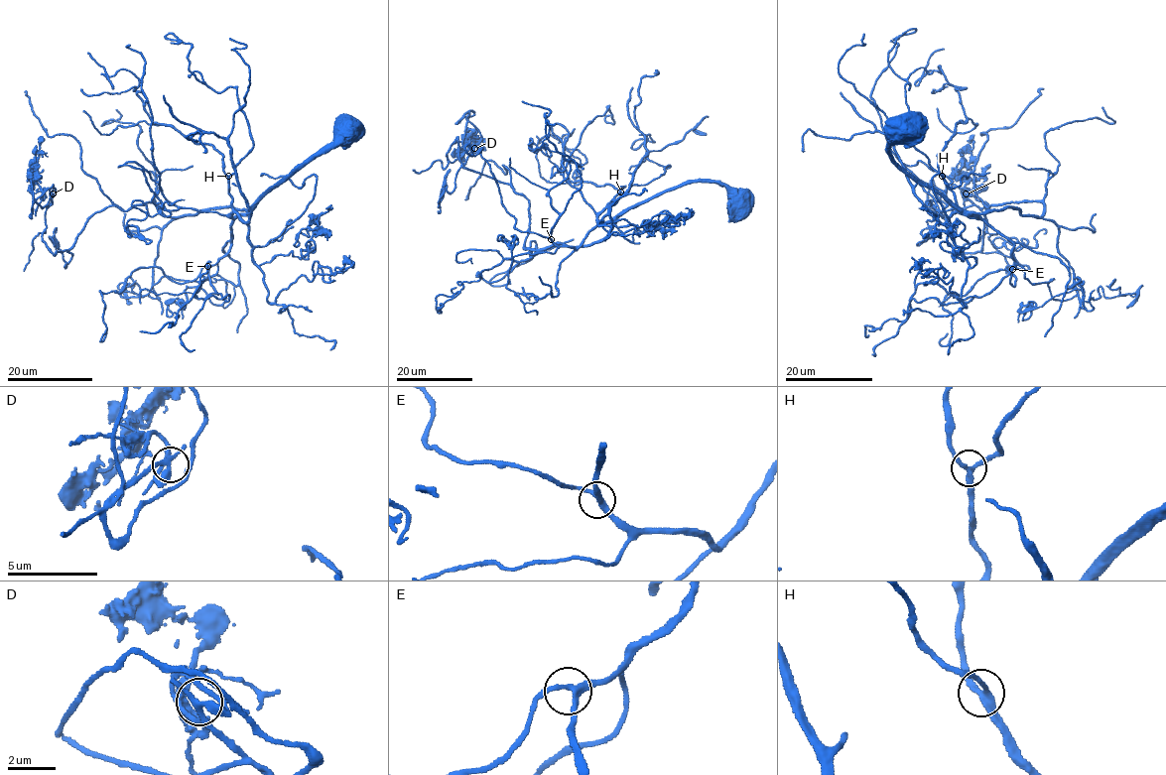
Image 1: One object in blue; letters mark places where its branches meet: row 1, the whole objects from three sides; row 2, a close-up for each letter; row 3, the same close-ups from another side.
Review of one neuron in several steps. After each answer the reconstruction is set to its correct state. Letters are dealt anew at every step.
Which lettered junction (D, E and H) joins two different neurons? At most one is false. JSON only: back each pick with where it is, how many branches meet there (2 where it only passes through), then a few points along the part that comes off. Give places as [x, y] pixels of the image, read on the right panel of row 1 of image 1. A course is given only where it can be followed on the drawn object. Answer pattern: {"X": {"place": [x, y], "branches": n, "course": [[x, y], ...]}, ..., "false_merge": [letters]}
{"false_merge": []}

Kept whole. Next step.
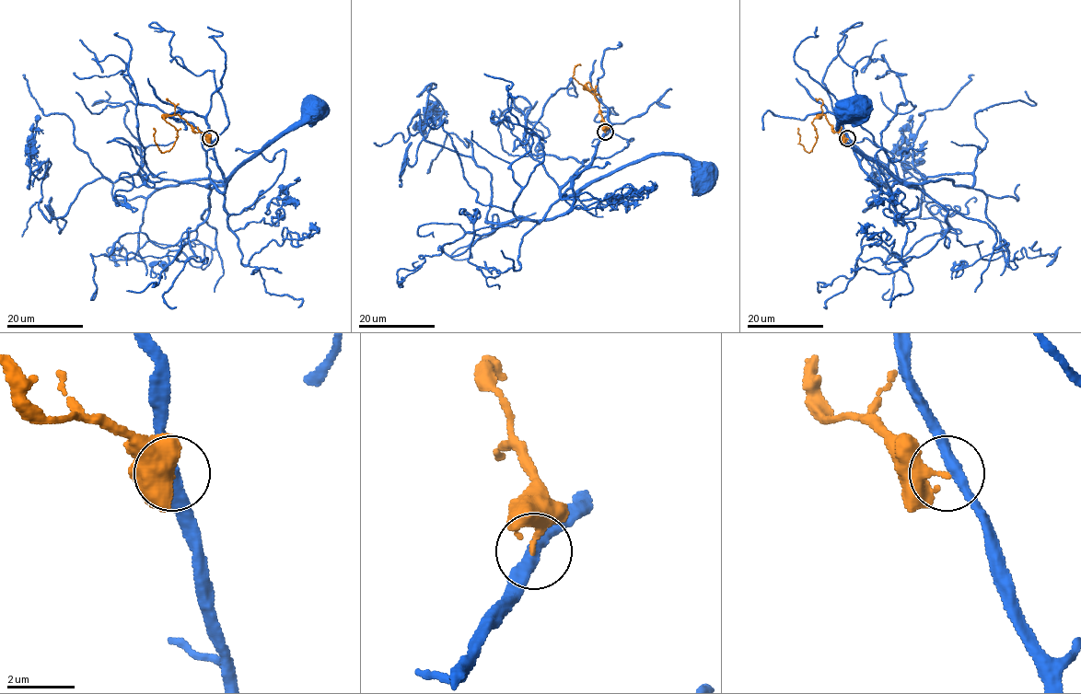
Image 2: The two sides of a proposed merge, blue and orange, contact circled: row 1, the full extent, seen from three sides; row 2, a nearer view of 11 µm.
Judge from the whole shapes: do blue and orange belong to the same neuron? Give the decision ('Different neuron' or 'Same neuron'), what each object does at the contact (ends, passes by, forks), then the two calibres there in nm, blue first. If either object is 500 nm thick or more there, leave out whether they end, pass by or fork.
Different neuron. At the ring blue passes by. At the ring orange ends. Thickness 320 nm (blue) against 280 nm

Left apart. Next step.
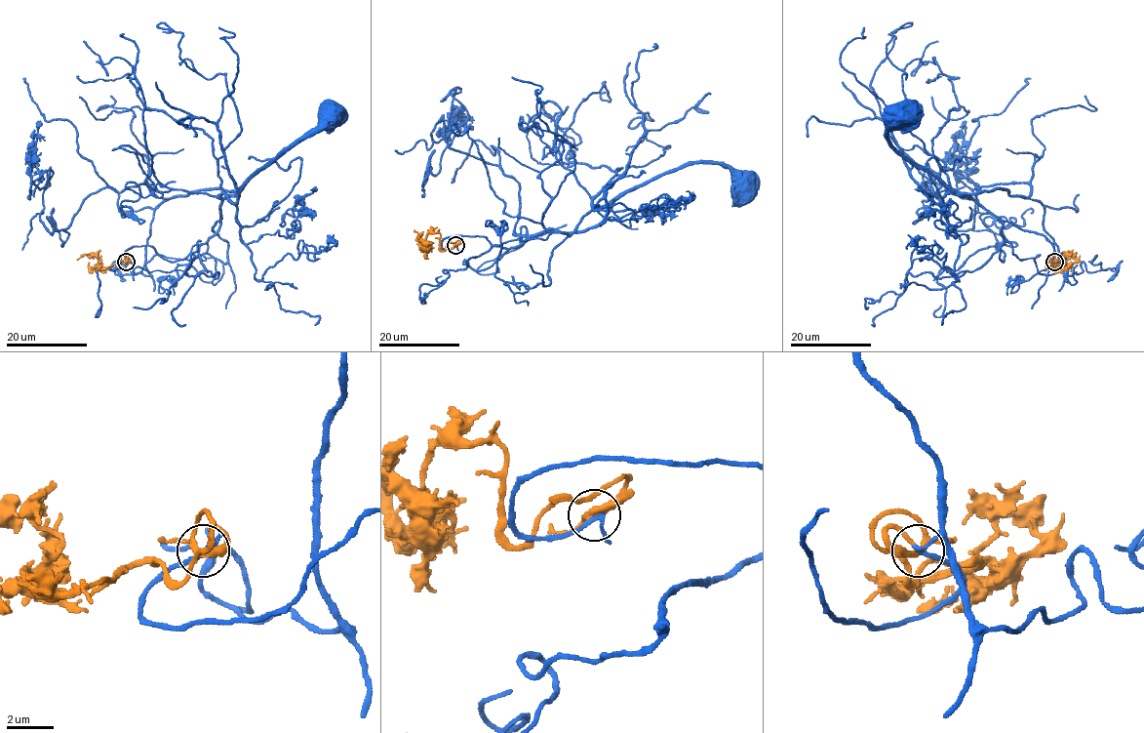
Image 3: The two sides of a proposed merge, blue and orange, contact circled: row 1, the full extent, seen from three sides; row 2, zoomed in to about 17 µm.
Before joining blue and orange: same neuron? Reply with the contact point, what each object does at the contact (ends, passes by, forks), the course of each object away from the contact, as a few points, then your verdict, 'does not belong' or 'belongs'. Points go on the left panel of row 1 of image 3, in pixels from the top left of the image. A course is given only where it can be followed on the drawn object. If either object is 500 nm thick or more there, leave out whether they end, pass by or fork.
place (126, 262); blue passes by; orange forks; course blue (126, 262), (117, 274), (138, 272), (159, 255), (191, 261), (203, 255), (224, 198), (237, 196), (332, 113); course orange (126, 262), (121, 267), (114, 264), (97, 268), (95, 265), (100, 261), (96, 256), (85, 255), (77, 260); belongs

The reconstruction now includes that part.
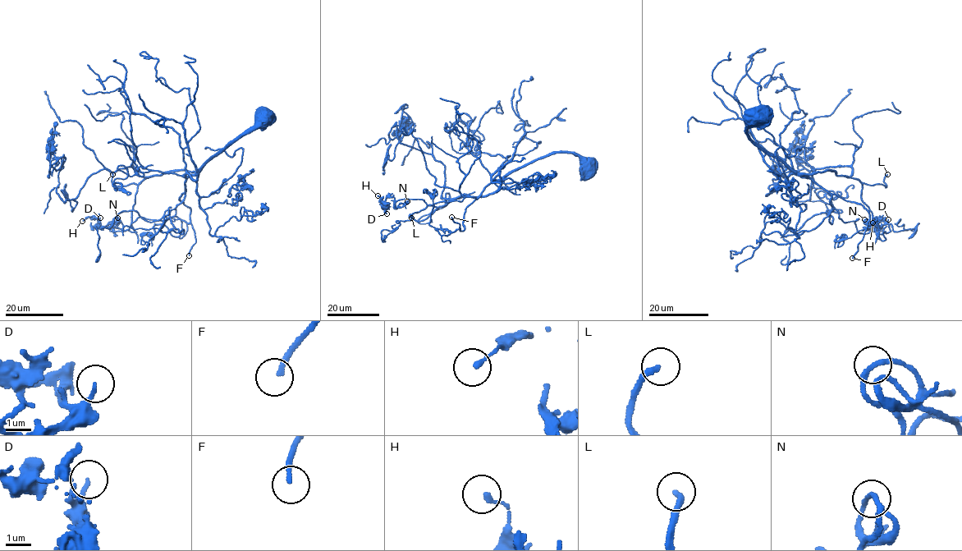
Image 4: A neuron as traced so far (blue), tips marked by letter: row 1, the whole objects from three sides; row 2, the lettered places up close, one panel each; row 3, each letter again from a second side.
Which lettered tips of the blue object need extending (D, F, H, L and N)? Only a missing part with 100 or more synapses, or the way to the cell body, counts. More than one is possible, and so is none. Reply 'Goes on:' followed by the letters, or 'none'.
Goes on: F, L

